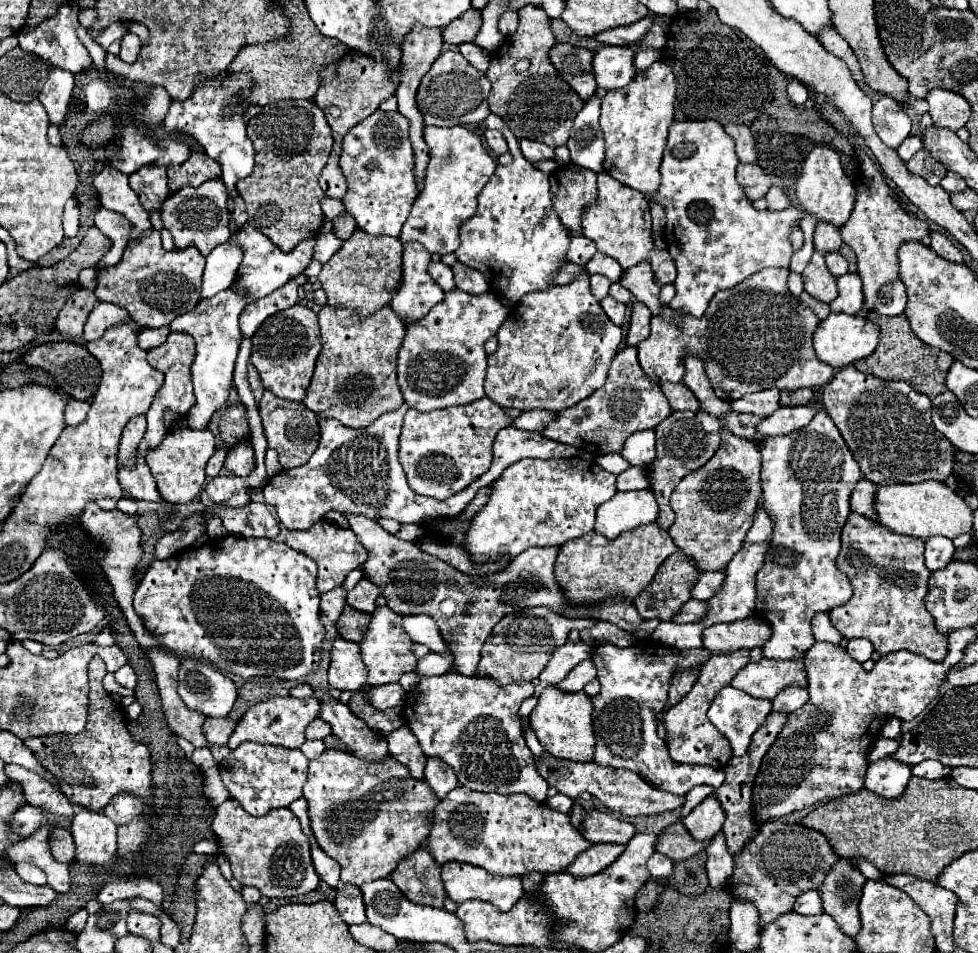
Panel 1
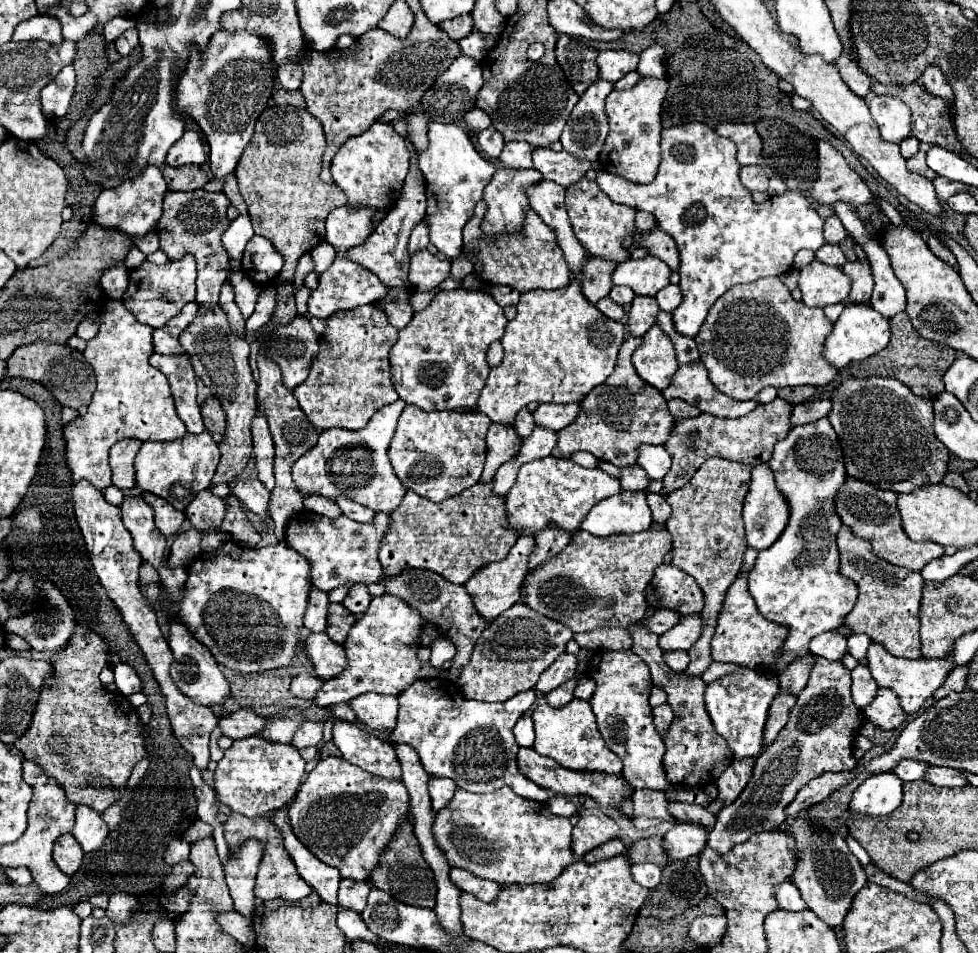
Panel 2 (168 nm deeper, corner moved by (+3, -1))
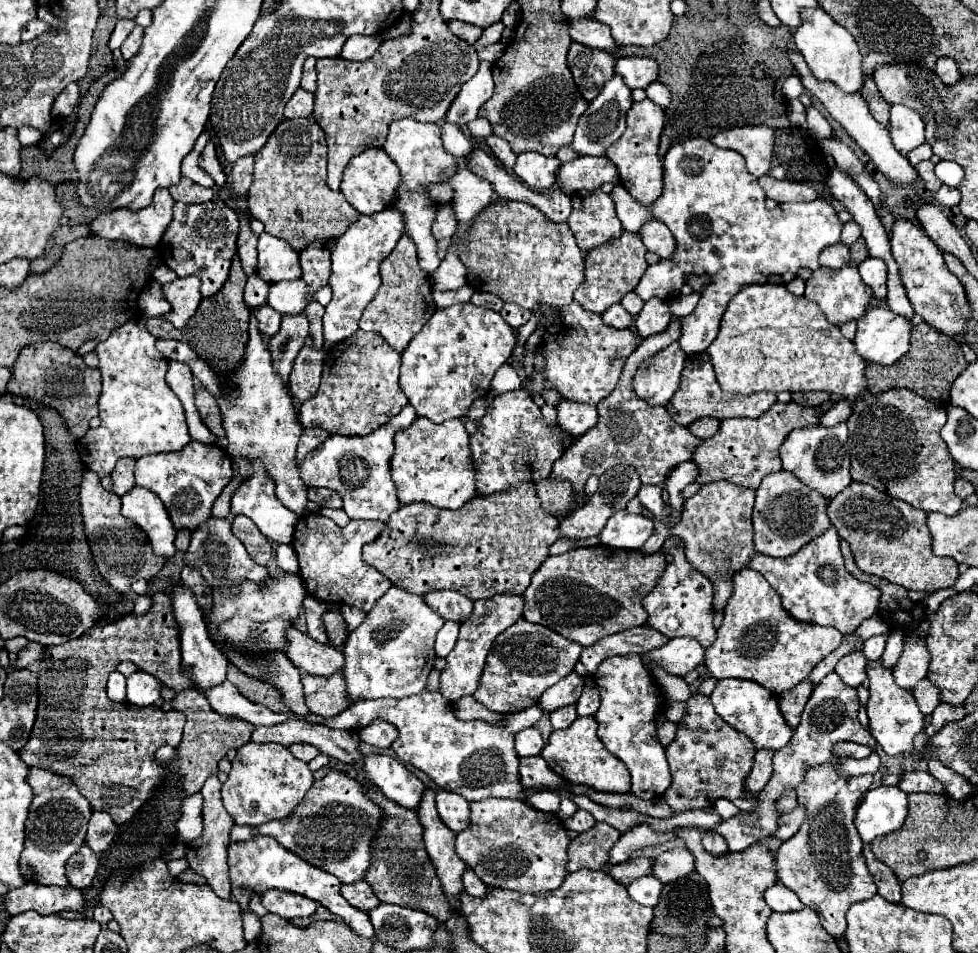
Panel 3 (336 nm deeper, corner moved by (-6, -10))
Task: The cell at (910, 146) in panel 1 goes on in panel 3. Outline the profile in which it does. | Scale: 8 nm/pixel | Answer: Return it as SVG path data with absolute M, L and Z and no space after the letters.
M924 143L924 145L916 147L916 149L912 149L912 151L908 153L908 161L910 161L910 165L912 165L912 167L916 167L920 161L930 159L930 157L932 157L932 147L930 147L928 143Z

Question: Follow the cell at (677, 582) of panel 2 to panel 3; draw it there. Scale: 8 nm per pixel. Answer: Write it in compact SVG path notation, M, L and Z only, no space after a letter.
M674 551L672 557L674 561L664 569L656 587L642 599L642 605L648 613L646 625L670 639L690 637L696 639L702 647L710 647L716 639L716 629L712 627L712 583L686 561L684 551Z

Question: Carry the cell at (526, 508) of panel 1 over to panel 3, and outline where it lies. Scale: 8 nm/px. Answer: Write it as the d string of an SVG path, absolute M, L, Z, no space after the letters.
M546 477L536 483L536 493L542 501L542 507L552 515L556 511L572 513L576 509L574 491L570 489L570 483L566 481L550 481L550 477Z

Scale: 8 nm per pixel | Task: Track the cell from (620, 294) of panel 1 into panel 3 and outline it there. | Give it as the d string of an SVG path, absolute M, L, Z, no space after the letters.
M630 291L628 295L624 295L624 299L622 299L620 303L622 303L622 307L624 307L630 315L638 315L640 309L642 309L642 305L644 305L644 301L642 301L634 291Z

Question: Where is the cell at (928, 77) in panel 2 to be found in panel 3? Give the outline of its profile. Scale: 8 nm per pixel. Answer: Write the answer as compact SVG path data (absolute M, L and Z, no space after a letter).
M940 57L936 61L936 75L942 79L942 83L946 85L954 85L962 75L958 71L958 65L954 63L954 59L950 57Z

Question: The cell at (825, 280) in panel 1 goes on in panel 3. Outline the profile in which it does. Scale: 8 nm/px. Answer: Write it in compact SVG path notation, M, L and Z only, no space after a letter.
M848 263L846 267L842 267L842 269L828 269L828 267L818 267L814 273L812 273L812 277L806 281L806 293L804 293L810 301L814 301L814 303L818 303L820 305L820 309L824 311L824 315L826 315L826 319L830 321L830 323L834 323L834 325L840 325L840 323L846 323L846 321L858 321L864 313L866 313L866 309L868 309L868 305L870 305L870 301L872 301L872 291L870 291L870 287L860 279L860 275L858 275L858 267L854 267L852 263Z

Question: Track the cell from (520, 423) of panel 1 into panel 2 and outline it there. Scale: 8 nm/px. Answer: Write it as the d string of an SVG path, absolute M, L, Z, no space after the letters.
M541 404L535 412L535 426L545 426L547 430L561 430L569 426L579 414L579 404Z

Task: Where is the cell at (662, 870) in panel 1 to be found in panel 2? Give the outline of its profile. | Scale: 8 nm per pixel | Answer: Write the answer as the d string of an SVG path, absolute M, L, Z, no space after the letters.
M649 862L633 864L631 872L633 872L633 880L649 890L661 882L661 866L657 866L657 864L649 864Z

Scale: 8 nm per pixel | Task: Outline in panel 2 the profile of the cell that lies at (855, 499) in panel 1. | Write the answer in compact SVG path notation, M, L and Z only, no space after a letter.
M847 478L847 482L835 494L835 510L839 518L843 520L843 524L847 524L857 536L863 536L871 542L873 552L879 558L885 558L887 562L895 566L903 566L909 570L921 570L927 562L943 554L943 546L935 542L909 540L901 528L901 518L899 518L895 500L897 500L897 494L891 490L879 490L867 482Z

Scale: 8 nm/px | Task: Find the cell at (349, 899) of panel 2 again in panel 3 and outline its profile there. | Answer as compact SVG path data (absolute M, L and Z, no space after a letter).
M358 881L358 883L350 883L350 885L342 885L342 897L346 897L346 901L354 907L358 907L360 911L370 911L374 907L380 905L378 897L374 895L372 887L366 881Z

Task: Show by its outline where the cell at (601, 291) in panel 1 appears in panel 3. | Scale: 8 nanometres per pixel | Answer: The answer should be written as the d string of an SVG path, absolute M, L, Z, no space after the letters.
M622 231L618 239L612 239L602 247L594 247L594 251L588 251L584 257L584 283L574 291L574 301L592 313L604 313L610 305L620 303L626 293L634 291L640 277L644 275L648 267L644 255L646 247L640 235L628 231Z

